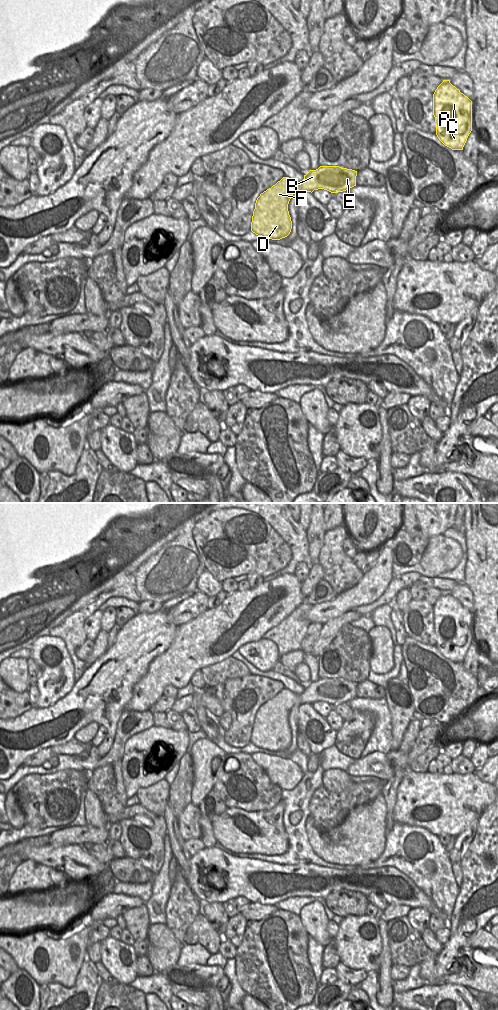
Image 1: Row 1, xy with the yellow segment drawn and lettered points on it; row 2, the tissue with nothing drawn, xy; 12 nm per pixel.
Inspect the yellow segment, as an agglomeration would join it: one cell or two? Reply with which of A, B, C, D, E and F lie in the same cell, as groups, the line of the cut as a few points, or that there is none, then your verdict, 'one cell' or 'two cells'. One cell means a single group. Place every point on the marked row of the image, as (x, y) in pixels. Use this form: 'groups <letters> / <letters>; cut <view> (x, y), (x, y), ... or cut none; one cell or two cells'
groups A B C D E F; cut none; one cell

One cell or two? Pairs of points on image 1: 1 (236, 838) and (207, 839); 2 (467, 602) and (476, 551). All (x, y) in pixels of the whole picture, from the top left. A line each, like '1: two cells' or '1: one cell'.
1: two cells
2: two cells

